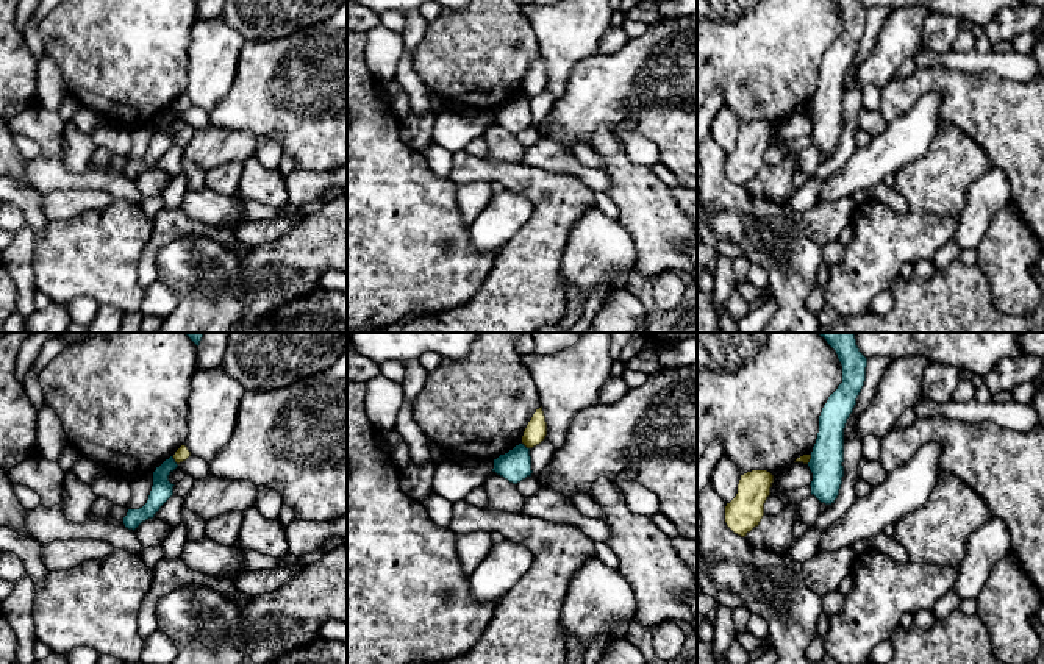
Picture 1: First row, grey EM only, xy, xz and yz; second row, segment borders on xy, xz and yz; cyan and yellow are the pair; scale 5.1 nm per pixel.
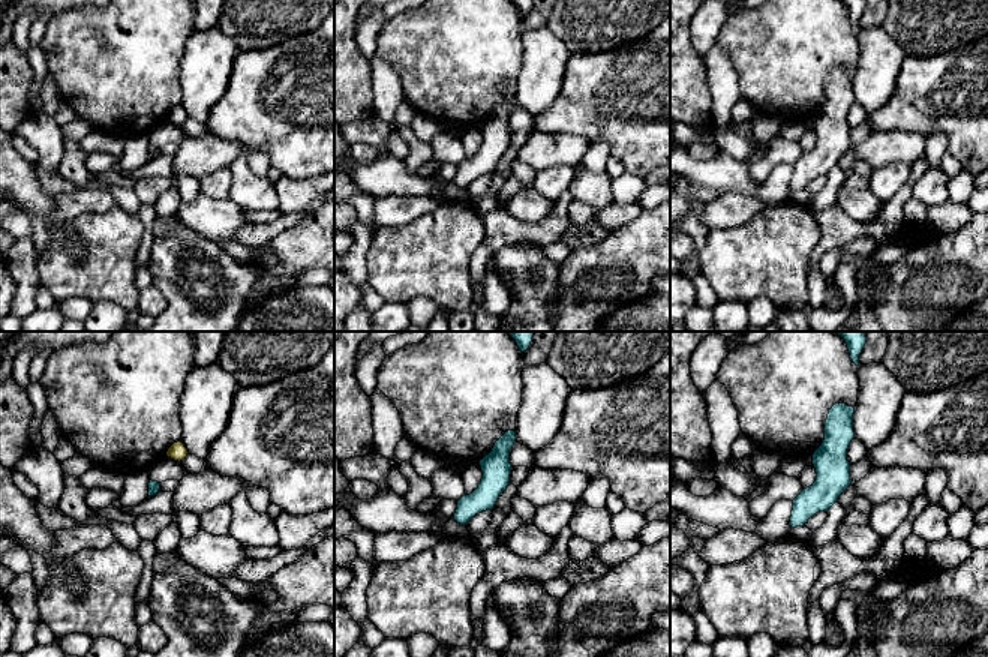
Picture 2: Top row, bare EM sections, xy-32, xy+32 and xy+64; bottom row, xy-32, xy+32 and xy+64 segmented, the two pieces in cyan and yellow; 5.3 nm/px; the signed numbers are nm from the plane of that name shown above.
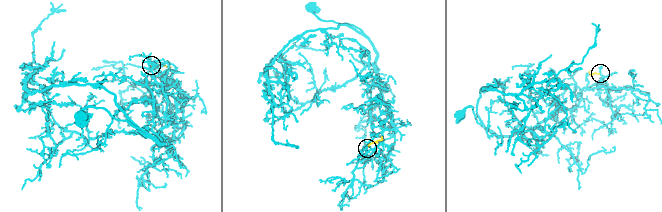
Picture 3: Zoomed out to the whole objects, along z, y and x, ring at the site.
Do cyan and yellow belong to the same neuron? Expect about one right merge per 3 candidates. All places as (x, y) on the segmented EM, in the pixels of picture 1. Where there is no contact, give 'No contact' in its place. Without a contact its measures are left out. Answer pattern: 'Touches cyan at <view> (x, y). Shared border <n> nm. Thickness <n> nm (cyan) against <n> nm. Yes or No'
Touches cyan at xy (174, 461). Shared border 50 nm. Thickness 110 nm (cyan) against 70 nm. No

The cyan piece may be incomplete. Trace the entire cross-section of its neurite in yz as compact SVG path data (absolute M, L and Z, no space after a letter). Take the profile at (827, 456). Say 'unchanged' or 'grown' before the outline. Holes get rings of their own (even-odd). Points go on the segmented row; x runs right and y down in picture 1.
unchanged; M817 333L836 352L842 383L828 397L819 416L819 433L808 467L813 473L811 495L831 505L844 477L844 428L866 381L867 358L860 352L855 333Z

